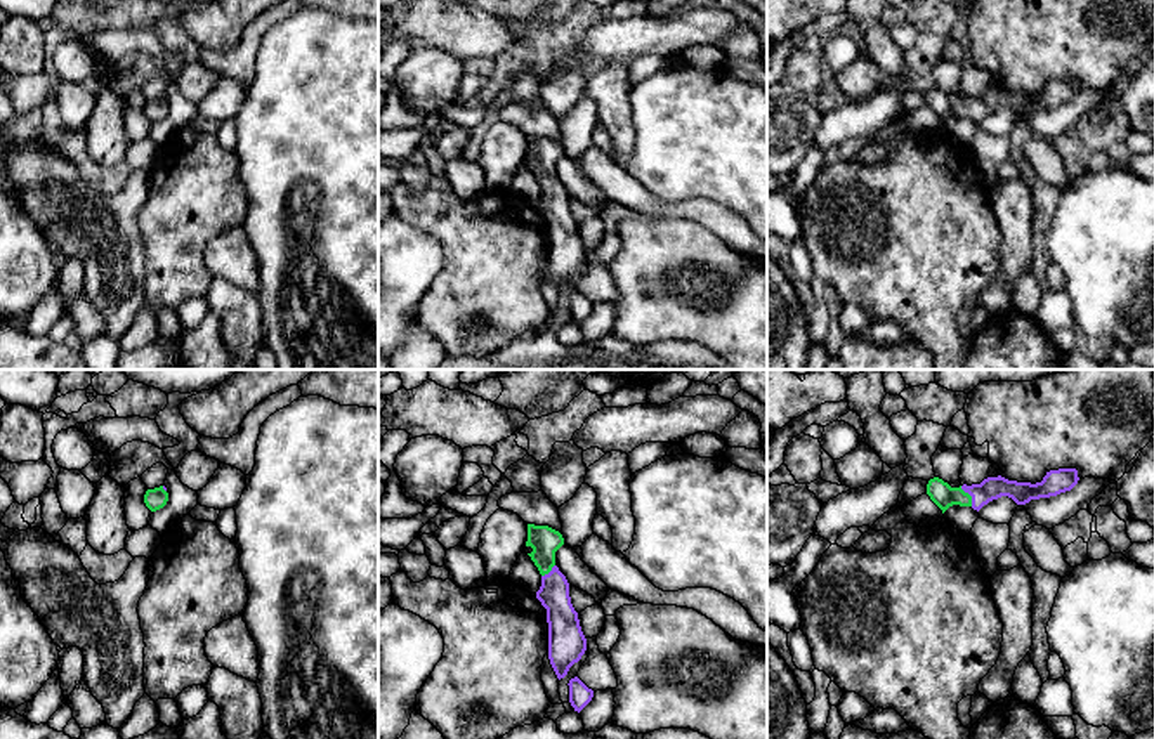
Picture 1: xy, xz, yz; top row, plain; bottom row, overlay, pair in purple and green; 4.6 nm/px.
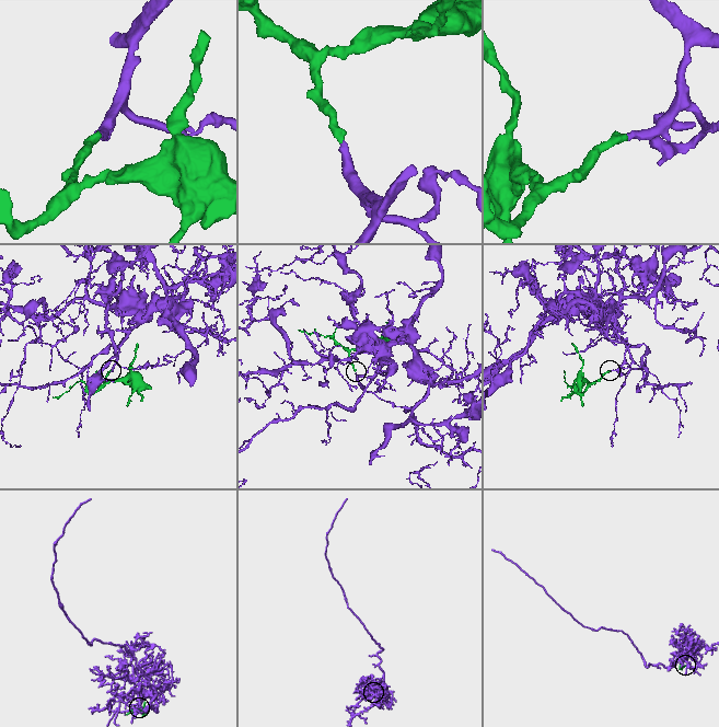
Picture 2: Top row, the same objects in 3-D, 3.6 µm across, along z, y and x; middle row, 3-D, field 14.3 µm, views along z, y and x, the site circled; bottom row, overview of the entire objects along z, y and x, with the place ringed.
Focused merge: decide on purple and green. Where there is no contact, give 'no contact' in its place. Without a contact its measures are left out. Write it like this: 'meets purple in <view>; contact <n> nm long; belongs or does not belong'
meets purple in yz; contact 110 nm long; belongs

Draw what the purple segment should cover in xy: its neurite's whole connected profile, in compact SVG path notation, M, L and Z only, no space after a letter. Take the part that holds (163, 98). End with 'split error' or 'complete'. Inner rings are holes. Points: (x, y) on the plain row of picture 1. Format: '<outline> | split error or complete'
M165 97L148 101L144 106L144 114L151 123L163 120L168 113L168 104Z | split error

